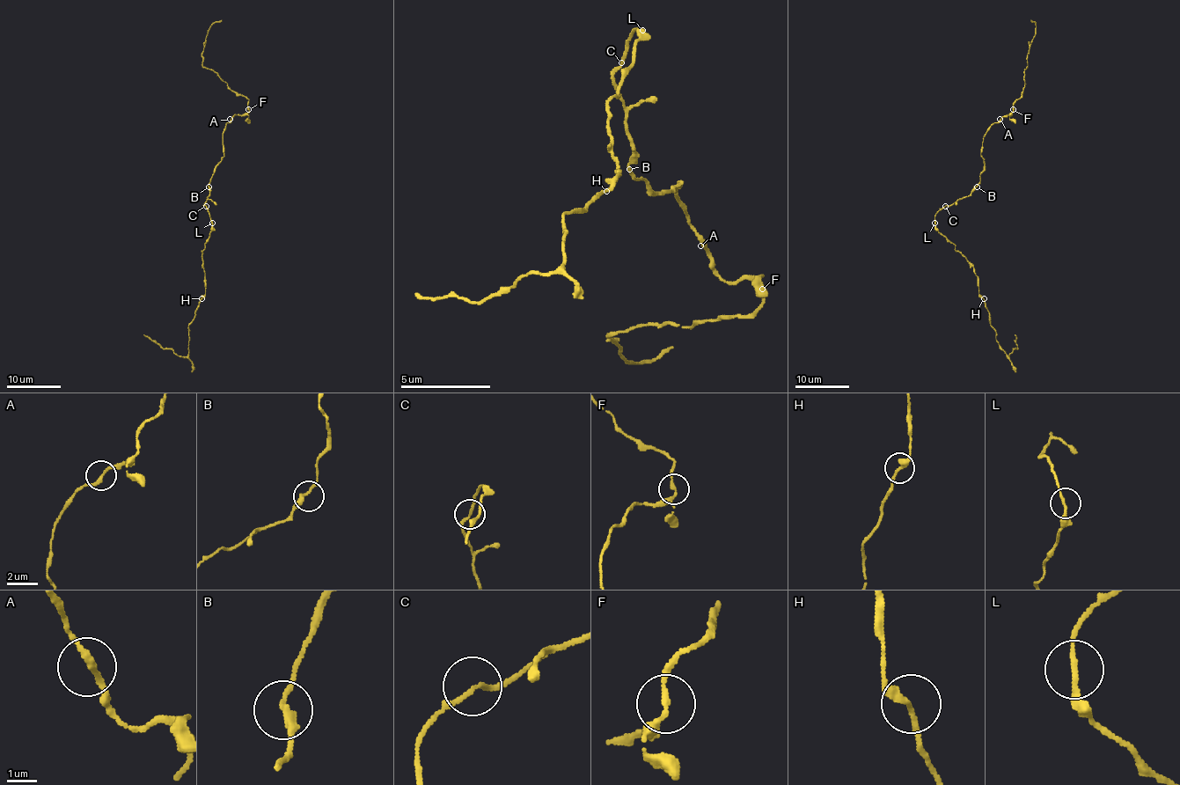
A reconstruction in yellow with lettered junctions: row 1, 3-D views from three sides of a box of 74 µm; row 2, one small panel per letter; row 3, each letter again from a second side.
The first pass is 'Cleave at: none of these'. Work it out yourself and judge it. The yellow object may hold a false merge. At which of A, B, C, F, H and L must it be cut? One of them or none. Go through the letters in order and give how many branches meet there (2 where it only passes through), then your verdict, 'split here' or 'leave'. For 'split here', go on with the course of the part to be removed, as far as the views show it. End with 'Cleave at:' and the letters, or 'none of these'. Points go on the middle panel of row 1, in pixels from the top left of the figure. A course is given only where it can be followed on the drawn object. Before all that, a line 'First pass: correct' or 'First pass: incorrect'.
First pass: correct
A: branches 2; leave
B: branches 2; leave
C: branches 2; leave
F: branches 2; leave
H: branches 2; leave
L: branches 2; leave
Cleave at: none of these

